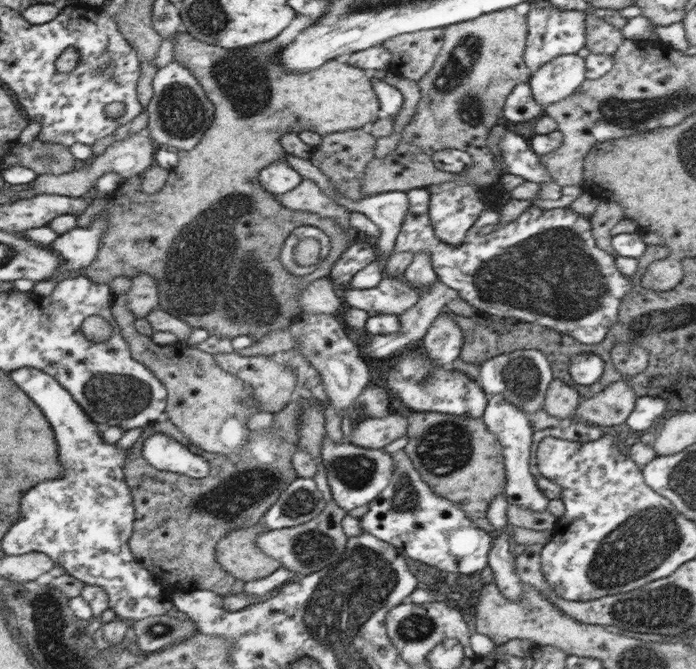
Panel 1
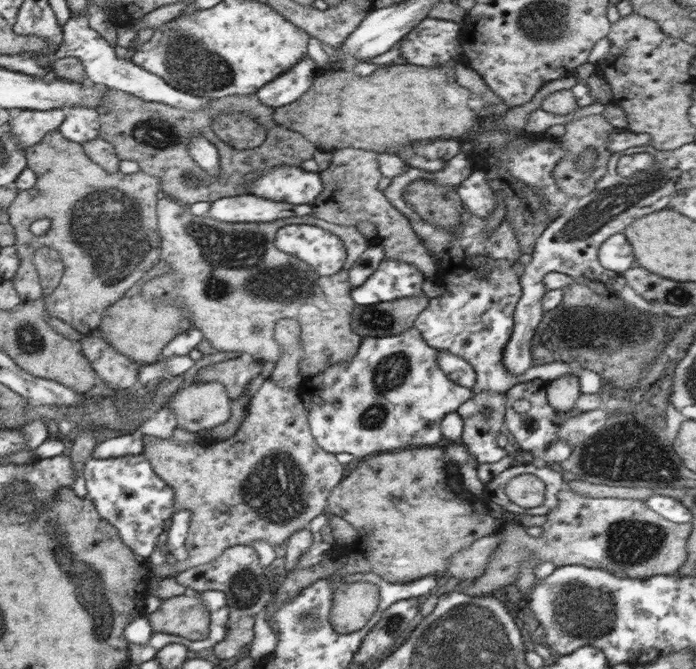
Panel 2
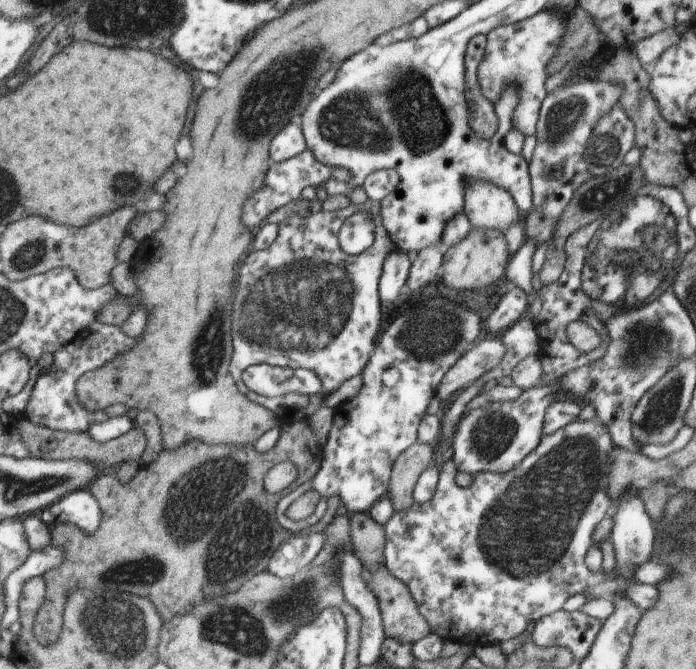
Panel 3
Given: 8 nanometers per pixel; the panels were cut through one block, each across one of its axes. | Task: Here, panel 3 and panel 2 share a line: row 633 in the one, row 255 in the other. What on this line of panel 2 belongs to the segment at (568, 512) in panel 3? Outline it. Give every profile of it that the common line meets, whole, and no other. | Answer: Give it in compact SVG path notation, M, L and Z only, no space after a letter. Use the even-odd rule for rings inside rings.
M463 149L454 158L450 158L446 162L447 166L439 172L425 172L409 166L406 173L392 179L384 190L392 205L409 218L412 230L427 250L432 250L432 254L438 256L438 270L433 279L445 290L439 297L429 299L426 308L416 317L414 327L420 331L426 344L432 348L448 351L468 361L477 375L477 382L472 388L474 394L484 390L488 390L491 394L501 394L516 384L523 384L536 378L549 383L568 374L578 378L582 394L598 394L604 391L605 383L602 376L578 364L558 361L533 366L520 376L511 376L505 369L502 351L512 335L513 312L522 296L520 277L525 270L525 266L518 263L518 258L522 256L522 249L516 239L514 227L510 225L508 219L503 219L493 232L484 233L488 226L487 217L478 216L464 208L462 209L464 225L456 233L452 233L450 229L442 229L428 223L402 197L404 188L414 180L428 180L436 186L446 186L446 188L457 187L460 164L472 164L472 159L475 157Z

